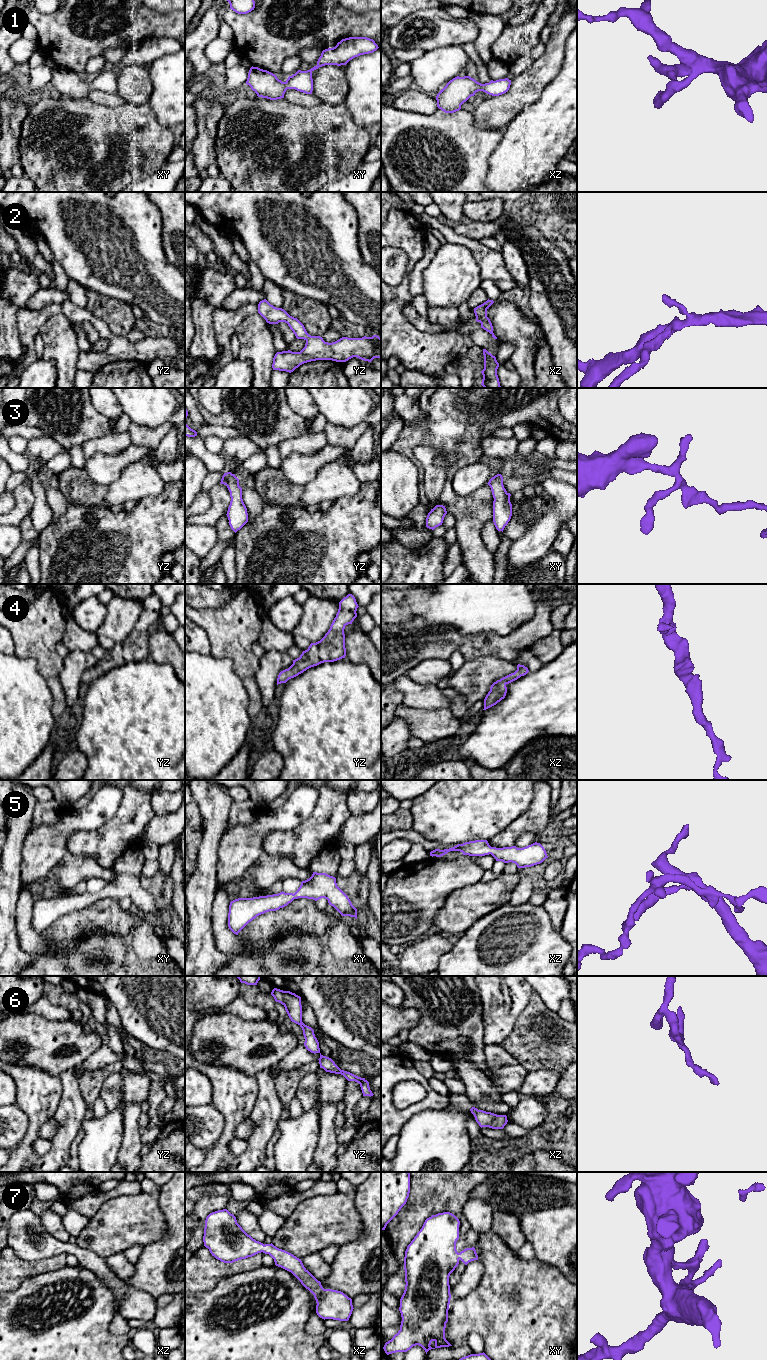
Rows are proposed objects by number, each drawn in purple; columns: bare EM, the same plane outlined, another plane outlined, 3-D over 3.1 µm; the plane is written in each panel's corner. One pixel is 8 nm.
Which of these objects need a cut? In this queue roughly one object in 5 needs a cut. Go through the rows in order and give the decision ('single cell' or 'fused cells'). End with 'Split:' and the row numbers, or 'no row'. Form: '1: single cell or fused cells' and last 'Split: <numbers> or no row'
1: single cell
2: single cell
3: single cell
4: single cell
5: single cell
6: single cell
7: single cell
Split: no row

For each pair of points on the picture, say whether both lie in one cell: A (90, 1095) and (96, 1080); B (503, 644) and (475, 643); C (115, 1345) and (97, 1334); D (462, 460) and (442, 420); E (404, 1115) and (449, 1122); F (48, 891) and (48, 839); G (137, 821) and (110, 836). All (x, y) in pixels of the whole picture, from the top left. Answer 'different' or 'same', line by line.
A: same
B: same
C: same
D: same
E: different
F: different
G: same

